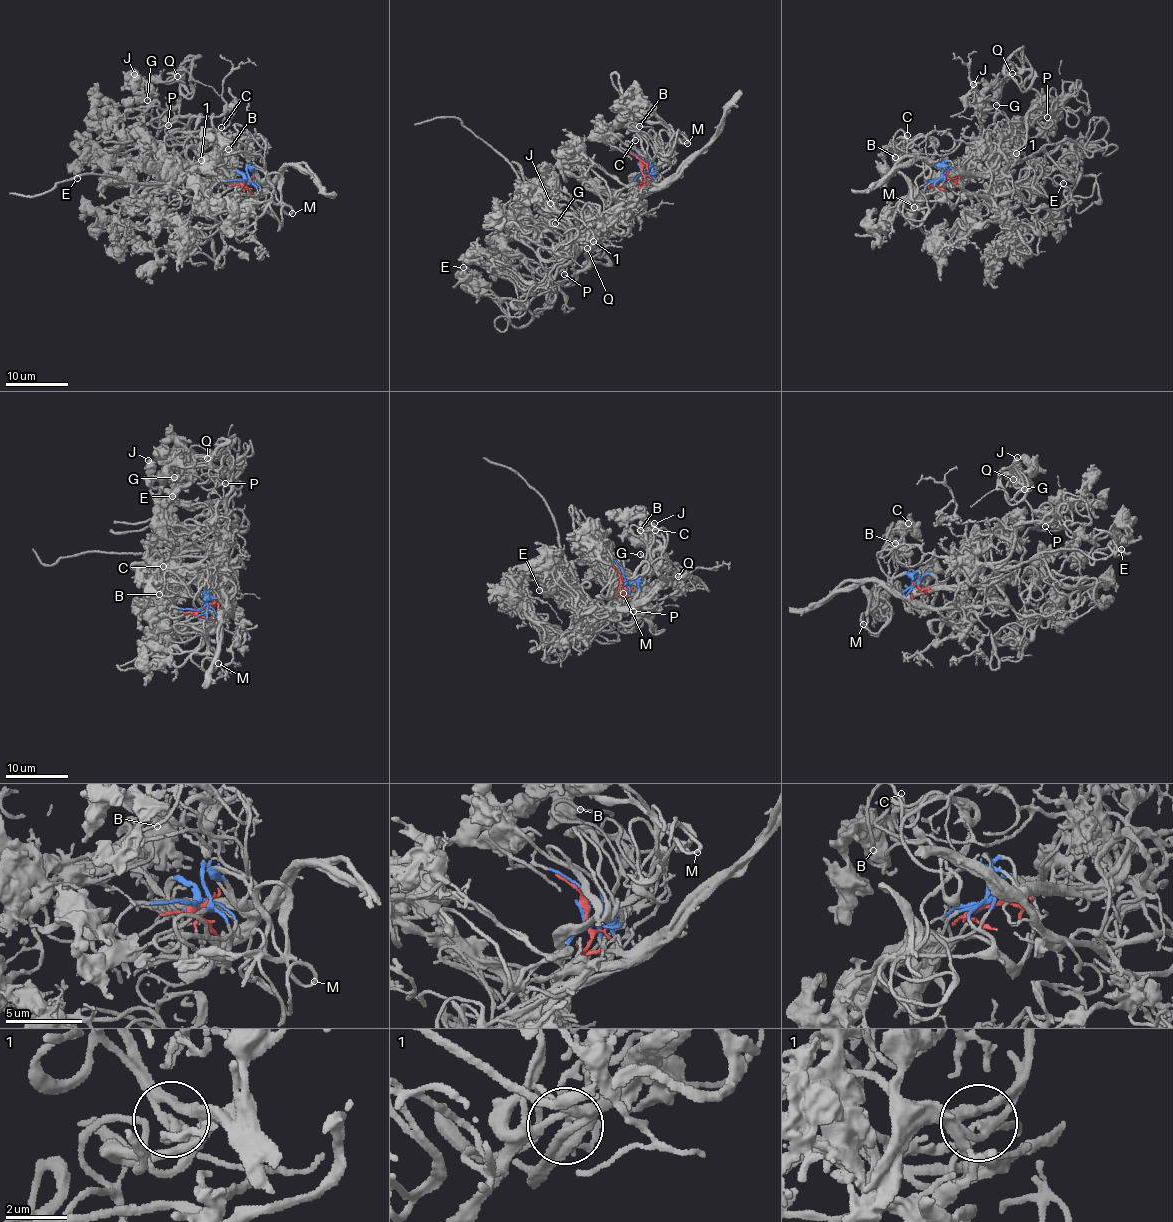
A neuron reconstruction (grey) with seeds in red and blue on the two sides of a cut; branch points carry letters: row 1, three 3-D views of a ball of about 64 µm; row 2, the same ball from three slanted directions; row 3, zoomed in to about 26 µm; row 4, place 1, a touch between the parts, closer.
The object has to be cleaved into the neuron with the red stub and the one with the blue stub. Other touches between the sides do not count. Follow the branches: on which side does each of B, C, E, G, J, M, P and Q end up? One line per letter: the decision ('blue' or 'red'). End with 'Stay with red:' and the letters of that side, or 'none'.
B: blue
C: blue
E: blue
G: blue
J: blue
M: blue
P: blue
Q: blue
Stay with red: none

